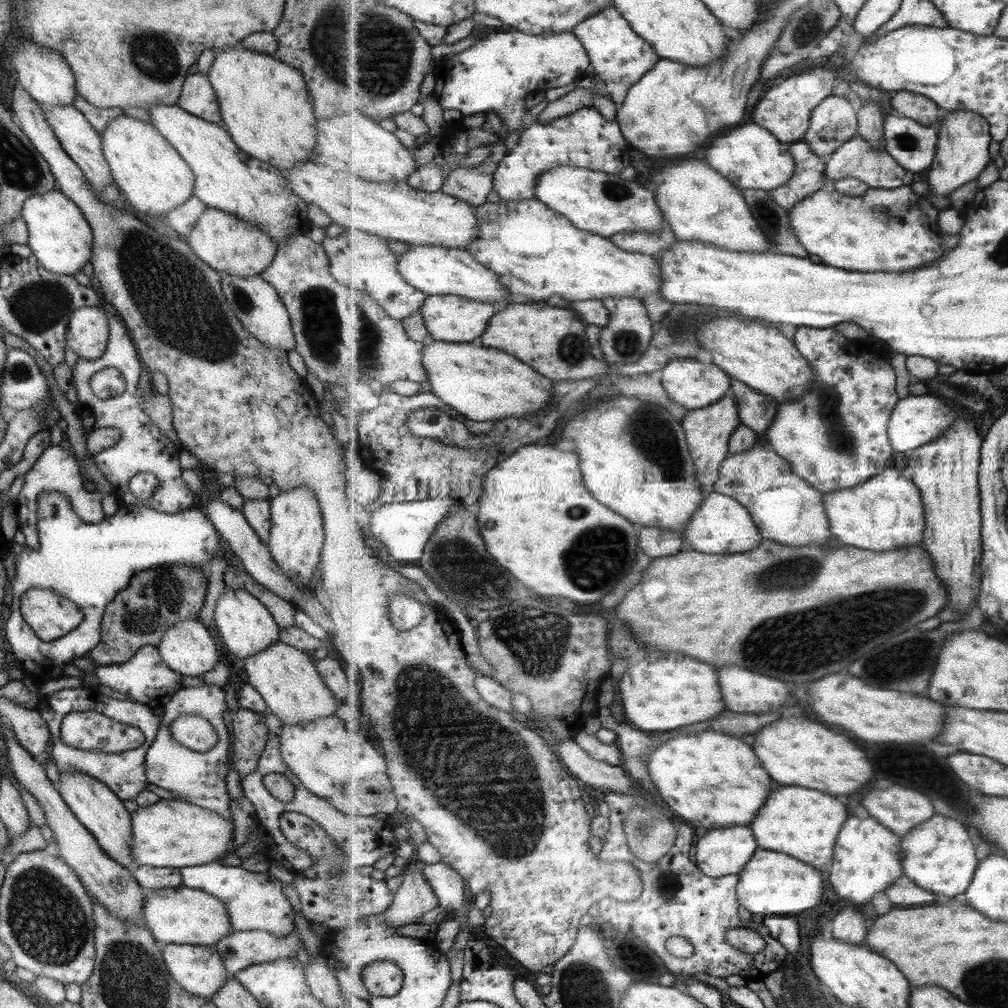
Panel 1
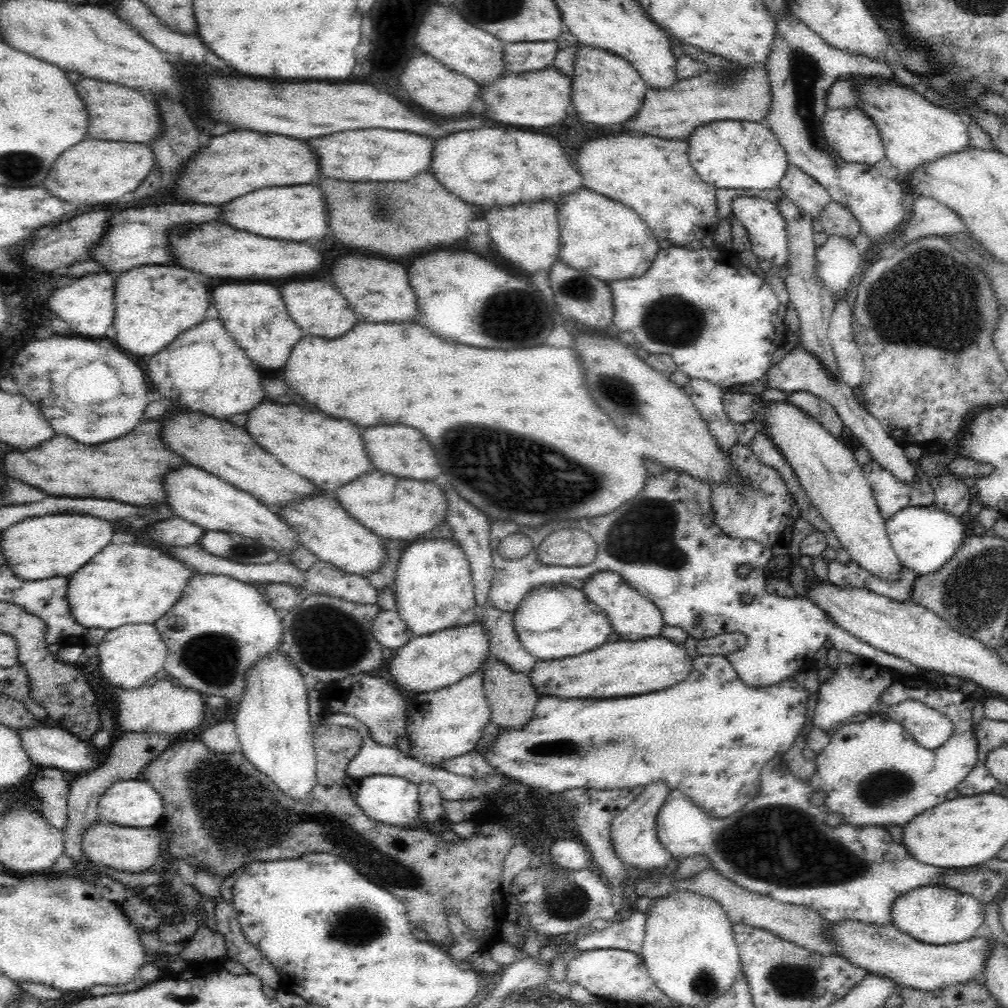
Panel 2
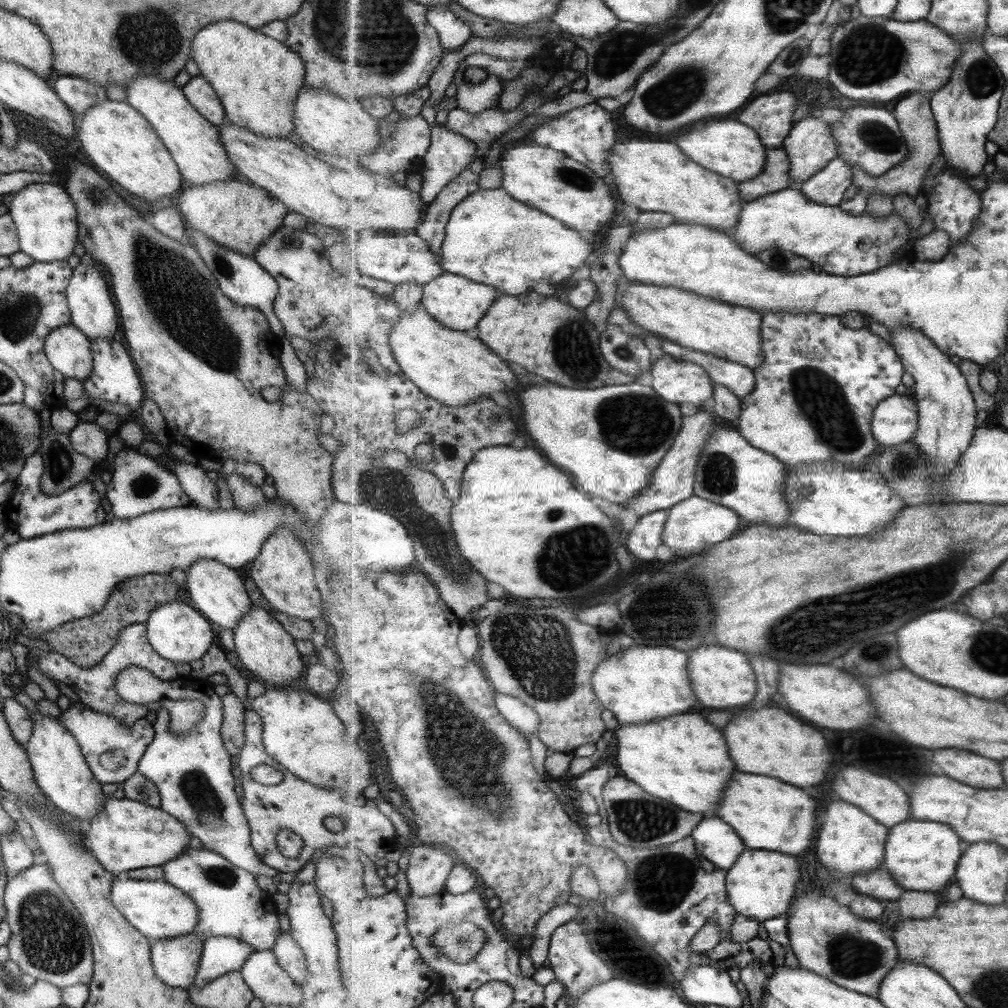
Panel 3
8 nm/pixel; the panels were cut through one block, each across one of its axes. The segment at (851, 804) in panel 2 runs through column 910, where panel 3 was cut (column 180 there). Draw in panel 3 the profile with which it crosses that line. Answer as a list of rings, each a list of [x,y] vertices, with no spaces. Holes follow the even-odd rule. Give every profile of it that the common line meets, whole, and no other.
[[[129,666],[117,676],[115,682],[118,694],[127,701],[135,702],[136,704],[148,704],[160,699],[169,698],[172,700],[199,700],[204,708],[203,720],[201,720],[193,730],[177,734],[172,731],[170,723],[170,715],[167,708],[158,708],[157,718],[153,724],[154,738],[148,745],[148,749],[144,752],[140,763],[138,764],[138,772],[142,777],[146,778],[150,783],[153,783],[158,788],[161,797],[161,810],[168,812],[170,816],[174,816],[176,820],[184,824],[196,838],[199,838],[204,847],[217,852],[219,855],[229,860],[237,867],[243,868],[254,874],[265,874],[274,878],[279,882],[277,869],[264,864],[258,853],[251,845],[251,831],[249,821],[244,815],[241,799],[235,792],[235,785],[238,779],[237,772],[232,769],[232,756],[224,747],[224,741],[221,735],[221,726],[223,723],[223,702],[216,694],[206,694],[206,687],[202,688],[195,679],[189,675],[180,674],[178,678],[170,681],[162,680],[152,674],[152,671],[144,668]]]

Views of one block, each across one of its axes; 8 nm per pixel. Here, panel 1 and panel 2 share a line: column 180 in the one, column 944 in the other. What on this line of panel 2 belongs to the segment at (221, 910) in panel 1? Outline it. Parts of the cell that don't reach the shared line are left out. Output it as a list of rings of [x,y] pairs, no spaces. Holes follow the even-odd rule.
[[[942,885],[916,888],[892,903],[892,924],[926,944],[952,944],[968,940],[984,922],[984,904],[974,896]]]

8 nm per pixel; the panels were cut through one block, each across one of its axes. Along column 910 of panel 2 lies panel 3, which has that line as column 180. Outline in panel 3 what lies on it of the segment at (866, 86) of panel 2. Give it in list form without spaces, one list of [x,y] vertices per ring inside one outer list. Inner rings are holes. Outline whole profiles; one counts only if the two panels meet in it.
[[[140,76],[131,80],[126,85],[127,103],[136,108],[138,112],[154,127],[162,142],[166,145],[168,152],[178,165],[182,180],[187,186],[204,186],[205,184],[214,184],[219,180],[234,180],[236,178],[243,179],[237,172],[235,164],[229,159],[228,153],[224,148],[221,139],[221,130],[209,120],[206,120],[186,98],[181,87],[174,87],[173,80],[160,80],[158,76]]]

